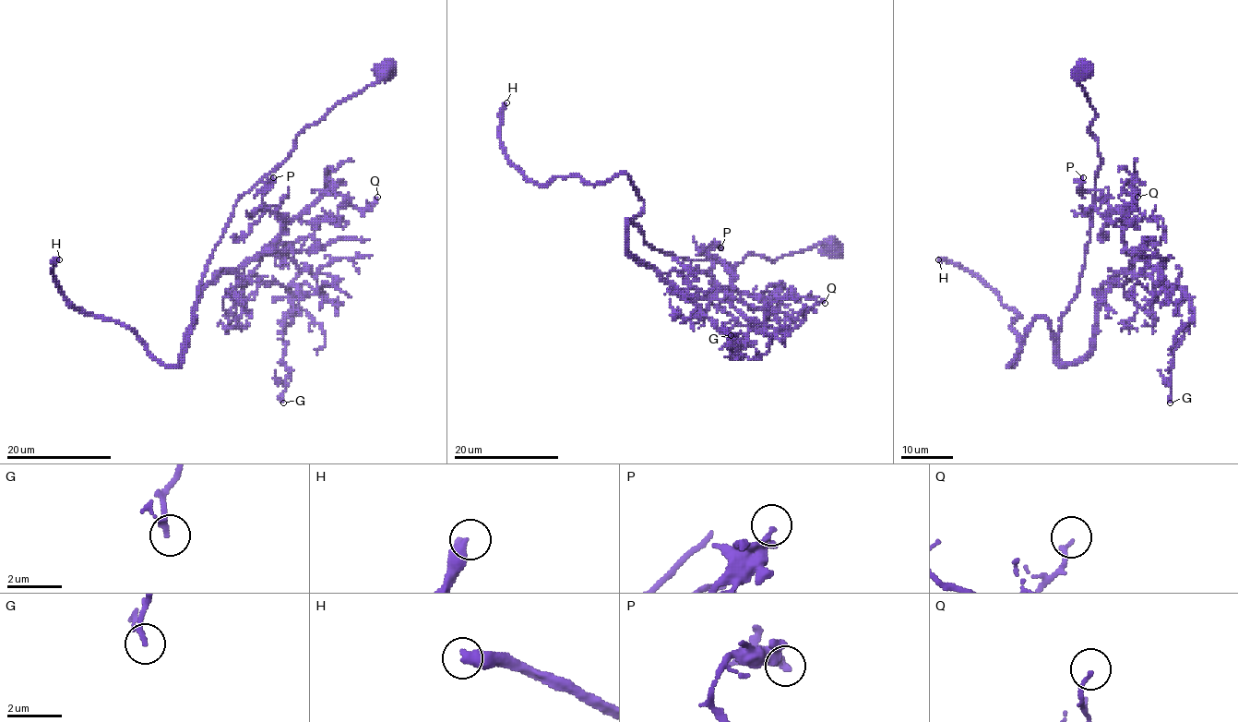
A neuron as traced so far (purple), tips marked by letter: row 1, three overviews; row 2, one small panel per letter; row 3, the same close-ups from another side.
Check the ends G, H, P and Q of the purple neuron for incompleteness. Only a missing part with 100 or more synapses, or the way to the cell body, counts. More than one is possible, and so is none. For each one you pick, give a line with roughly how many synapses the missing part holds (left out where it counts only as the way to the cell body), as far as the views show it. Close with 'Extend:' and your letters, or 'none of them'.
H: about 300 synapses
Extend: H

